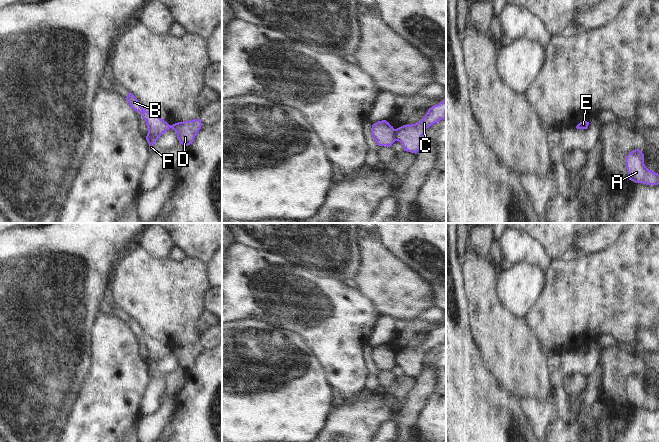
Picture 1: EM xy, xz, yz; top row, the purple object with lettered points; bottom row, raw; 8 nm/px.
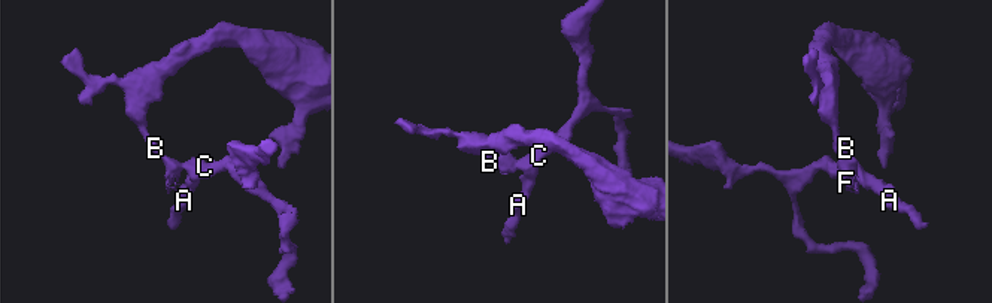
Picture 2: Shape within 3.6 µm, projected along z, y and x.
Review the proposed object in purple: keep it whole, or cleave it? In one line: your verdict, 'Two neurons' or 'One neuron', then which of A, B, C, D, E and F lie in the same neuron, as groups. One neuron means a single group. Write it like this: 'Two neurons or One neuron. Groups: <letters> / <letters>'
Two neurons. Groups: A C D E / B F.

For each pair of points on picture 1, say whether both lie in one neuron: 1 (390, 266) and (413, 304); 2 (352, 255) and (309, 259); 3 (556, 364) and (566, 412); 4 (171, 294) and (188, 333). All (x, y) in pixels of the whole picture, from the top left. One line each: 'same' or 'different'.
1: same
2: same
3: same
4: same

